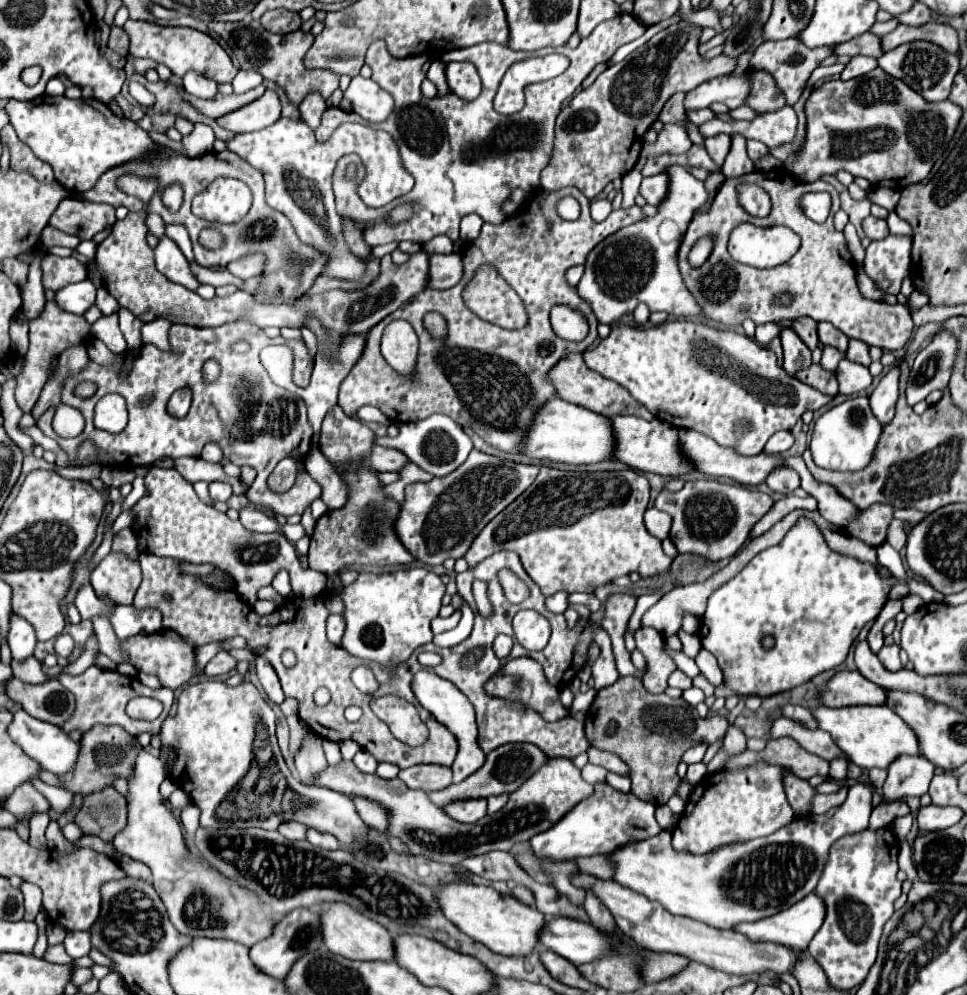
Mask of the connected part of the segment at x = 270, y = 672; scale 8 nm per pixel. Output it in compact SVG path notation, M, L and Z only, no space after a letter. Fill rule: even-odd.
M258 657L258 659L254 661L254 667L256 667L256 675L258 675L258 679L260 679L266 695L268 695L276 705L280 705L286 697L284 697L284 691L282 691L282 687L280 687L278 675L276 675L276 671L272 669L270 661L266 661L266 657Z

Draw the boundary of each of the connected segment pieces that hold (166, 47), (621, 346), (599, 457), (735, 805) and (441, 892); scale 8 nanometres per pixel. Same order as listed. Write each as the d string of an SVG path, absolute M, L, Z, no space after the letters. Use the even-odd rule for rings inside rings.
M132 19L124 23L124 29L130 35L130 55L154 59L156 63L166 65L180 79L188 71L196 71L208 79L214 79L216 83L230 83L238 73L224 47L220 47L218 41L214 41L210 35L202 31L190 27L162 27L156 23L132 21Z
M670 319L656 327L628 327L620 323L612 327L608 339L602 339L598 347L586 351L582 357L592 371L600 373L606 379L614 379L616 383L626 387L630 395L658 419L678 429L694 429L698 433L704 433L718 441L718 445L732 447L744 455L762 453L766 441L776 431L790 431L804 411L816 411L834 399L832 395L820 393L818 389L804 385L796 377L790 377L776 363L776 355L772 351L756 345L756 341L748 339L744 333L720 331L692 321ZM740 419L748 421L752 429L742 437L734 437L732 425Z
M560 397L550 399L546 409L538 413L524 445L524 455L528 457L570 463L570 465L610 461L614 459L614 451L616 451L616 439L614 439L614 429L612 429L610 419L586 407L572 405Z
M758 763L738 771L718 771L706 775L690 793L686 809L672 831L672 847L678 853L704 855L728 843L750 841L770 835L794 819L786 801L782 775L786 769Z
M464 881L438 885L434 891L446 917L450 917L450 921L454 921L458 929L462 929L474 941L480 941L482 945L486 945L490 951L500 955L526 957L534 951L534 947L538 947L538 937L546 925L546 919L536 907L524 905L514 897L500 895L492 887L472 885Z

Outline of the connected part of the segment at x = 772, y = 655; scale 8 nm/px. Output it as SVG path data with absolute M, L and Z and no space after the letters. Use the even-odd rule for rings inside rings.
M800 517L776 547L758 553L734 579L710 595L708 609L702 615L700 641L718 659L724 685L736 695L776 695L790 691L844 663L860 629L878 617L896 581L896 577L882 581L872 565L834 553L818 525L808 517ZM766 635L774 637L774 647L770 649L762 643Z

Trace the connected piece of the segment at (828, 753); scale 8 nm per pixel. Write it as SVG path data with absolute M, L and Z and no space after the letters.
M786 717L776 719L774 727L772 727L772 737L792 737L800 743L800 747L804 747L808 753L818 755L822 759L846 759L846 753L842 753L842 749L838 749L838 745L834 745L830 733L826 731L810 731Z

